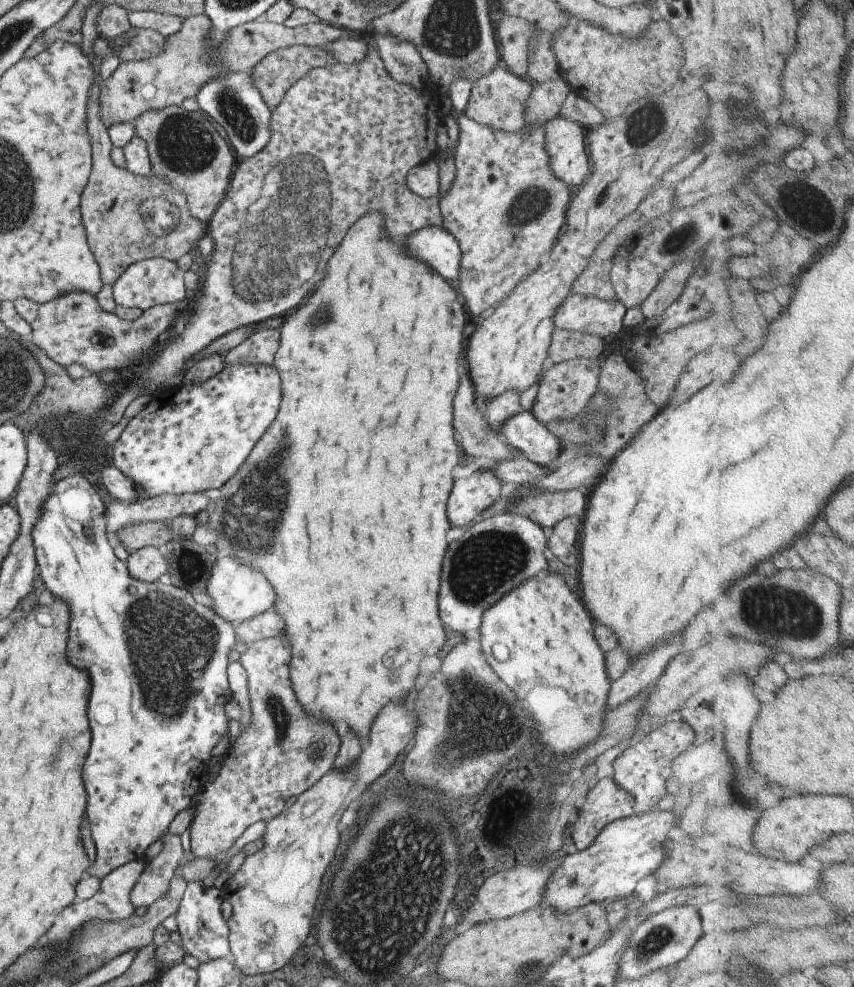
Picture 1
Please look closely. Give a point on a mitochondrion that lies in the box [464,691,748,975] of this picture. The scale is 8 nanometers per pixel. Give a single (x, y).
(655, 941)

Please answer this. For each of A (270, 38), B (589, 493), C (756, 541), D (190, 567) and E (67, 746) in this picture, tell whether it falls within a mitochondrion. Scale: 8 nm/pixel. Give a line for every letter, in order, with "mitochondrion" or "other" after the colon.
A: other
B: other
C: other
D: mitochondrion
E: mitochondrion

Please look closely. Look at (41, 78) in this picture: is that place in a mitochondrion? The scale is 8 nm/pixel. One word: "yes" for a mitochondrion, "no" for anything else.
no

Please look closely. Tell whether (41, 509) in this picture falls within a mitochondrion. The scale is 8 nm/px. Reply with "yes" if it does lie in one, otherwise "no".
no

